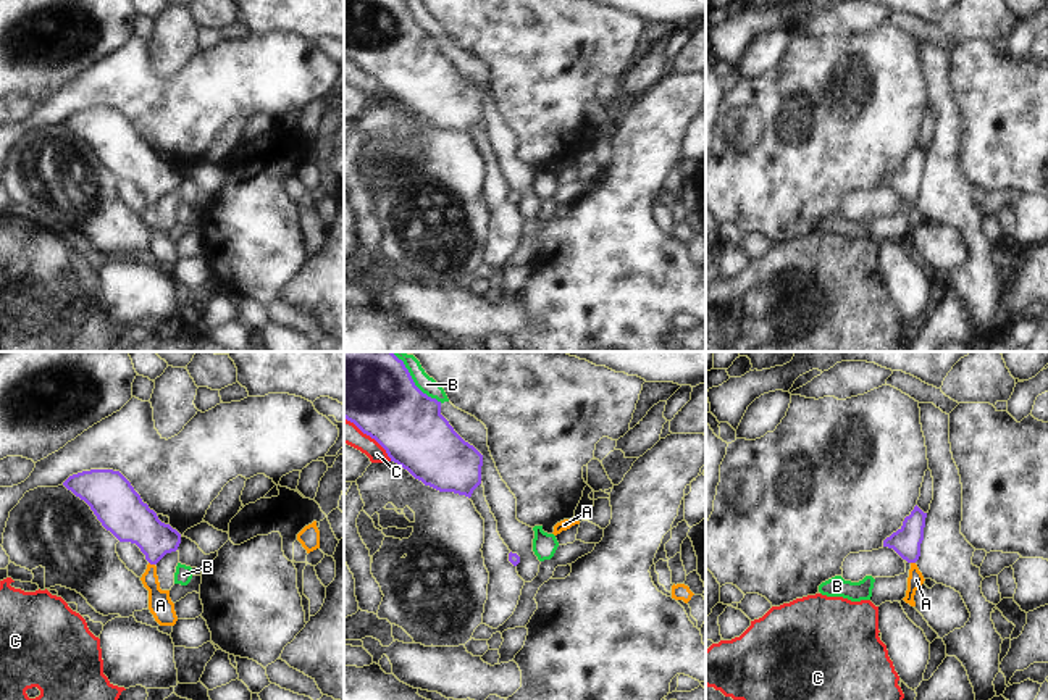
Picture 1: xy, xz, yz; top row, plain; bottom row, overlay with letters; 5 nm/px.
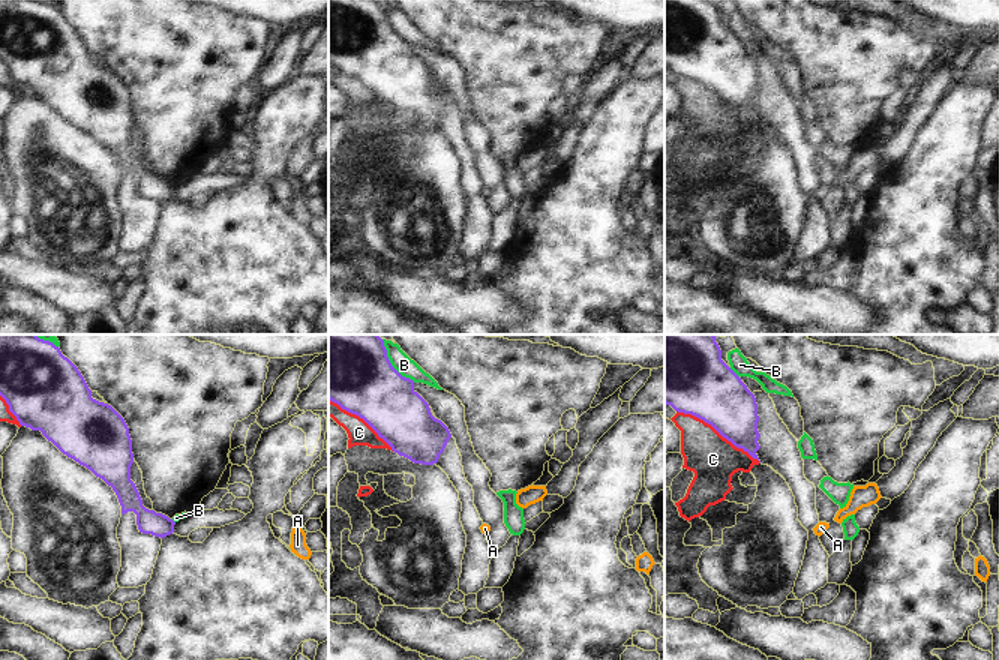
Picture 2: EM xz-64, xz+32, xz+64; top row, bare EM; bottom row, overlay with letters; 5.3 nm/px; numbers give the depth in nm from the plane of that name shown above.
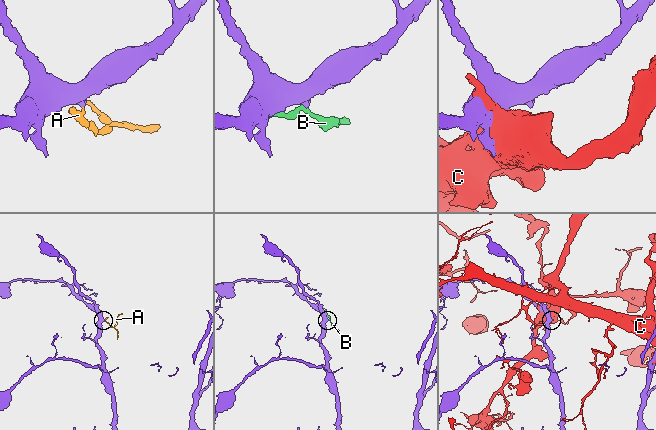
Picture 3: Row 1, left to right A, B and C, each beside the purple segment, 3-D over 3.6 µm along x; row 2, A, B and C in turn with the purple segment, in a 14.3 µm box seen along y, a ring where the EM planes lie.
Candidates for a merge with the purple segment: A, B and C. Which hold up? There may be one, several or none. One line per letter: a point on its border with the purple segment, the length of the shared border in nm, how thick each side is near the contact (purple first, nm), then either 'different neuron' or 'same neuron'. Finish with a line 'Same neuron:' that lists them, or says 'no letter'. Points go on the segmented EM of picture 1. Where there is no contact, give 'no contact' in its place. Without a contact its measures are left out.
A: contact xy (152, 563); length 40 nm; calibres 220 and 120 nm; same neuron
B: contact xz (412, 381); length 360 nm; calibres 400 and 90 nm; different neuron
C: contact xz (370, 436); length 320 nm; calibres 400 and 120 nm; different neuron
Same neuron: A

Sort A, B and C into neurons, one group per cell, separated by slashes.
A / B / C

